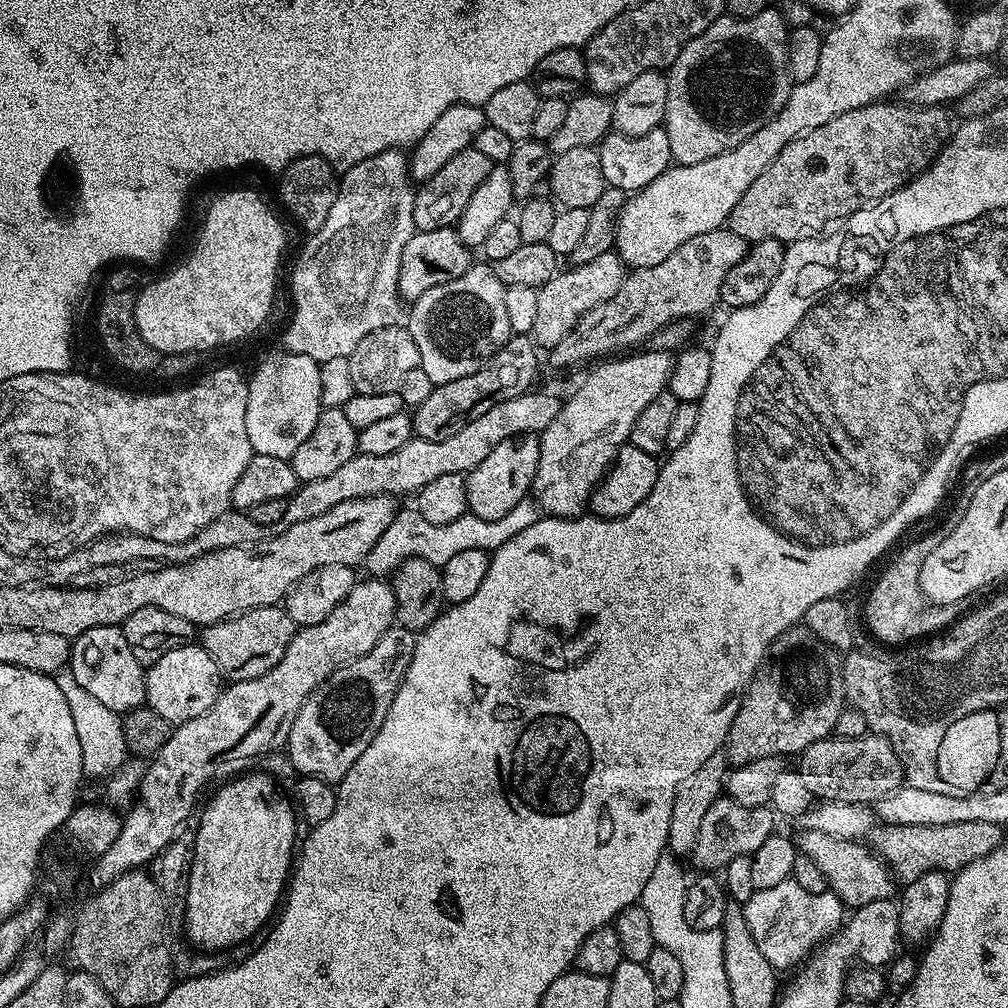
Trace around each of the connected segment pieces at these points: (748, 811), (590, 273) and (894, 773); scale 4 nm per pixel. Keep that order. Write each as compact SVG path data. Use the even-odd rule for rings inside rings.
M721 795L702 818L702 830L698 830L698 842L690 854L690 860L700 870L722 870L730 862L734 862L734 858L751 856L754 850L758 850L758 846L762 846L762 842L766 842L766 838L773 836L777 831L775 819L777 817L771 807L742 806L732 800L731 796Z
M615 251L601 254L590 262L572 264L565 272L564 269L557 271L556 275L550 278L550 282L536 289L538 307L530 333L531 339L541 349L552 349L558 342L562 342L562 338L566 338L566 334L570 334L570 330L574 330L576 323L587 312L594 310L594 306L602 306L602 302L614 298L614 294L622 290L625 275L626 265Z
M869 734L862 738L819 740L799 753L799 760L798 771L808 783L813 797L824 802L837 800L847 804L872 806L877 800L886 798L886 794L906 784L902 762L885 736Z

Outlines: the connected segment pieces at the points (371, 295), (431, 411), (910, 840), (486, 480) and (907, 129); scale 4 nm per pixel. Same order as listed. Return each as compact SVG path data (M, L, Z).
M391 148L382 154L374 154L362 162L358 162L354 167L349 168L338 180L338 191L334 198L334 206L330 206L330 214L326 214L326 222L317 232L311 233L307 237L304 249L300 252L300 257L296 260L296 265L292 268L292 304L290 300L290 319L287 321L284 332L283 347L294 354L306 354L306 358L314 358L318 362L329 360L330 358L342 358L351 356L354 346L379 328L389 327L396 316L396 307L402 304L400 292L398 290L398 266L402 262L402 250L406 242L410 242L412 233L417 231L416 223L412 215L414 214L414 181L408 171L408 156L399 148Z
M516 334L492 355L488 363L474 370L474 374L435 385L430 396L411 413L415 439L442 442L442 438L458 434L458 430L462 430L469 420L486 414L490 406L498 406L498 402L518 398L523 392L529 391L536 380L536 352L537 345L527 335Z
M954 822L951 826L890 824L880 829L873 831L870 837L871 847L888 865L893 877L904 886L931 871L955 874L970 862L990 854L1006 840L1005 829L994 822Z
M523 432L512 440L503 440L474 466L466 476L466 502L468 512L478 518L502 518L532 492L532 483L540 461L540 437L535 432Z
M873 102L862 106L858 110L846 110L846 114L830 118L830 122L826 122L826 126L818 126L814 130L804 132L798 138L791 140L782 150L782 154L778 154L778 158L774 158L774 162L770 162L770 166L766 166L766 170L762 170L762 174L758 174L758 178L754 178L753 184L750 185L750 190L746 190L746 194L742 194L742 198L738 198L738 206L734 206L734 210L728 215L726 225L728 229L749 242L755 242L757 240L791 242L812 238L825 231L824 224L830 223L831 220L836 220L835 222L843 221L858 210L862 210L868 207L868 205L876 203L877 200L886 198L894 190L903 188L912 177L920 175L927 168L931 168L936 157L943 150L944 145L952 139L954 123L952 124L951 118L948 117L949 109L944 106L921 108L915 104L905 104L903 102L897 102L897 104L888 103L892 102Z

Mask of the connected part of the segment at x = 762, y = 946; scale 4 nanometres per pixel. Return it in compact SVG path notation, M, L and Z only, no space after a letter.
M793 879L778 882L778 886L770 886L770 890L757 888L756 893L742 907L746 922L750 926L750 934L754 934L754 942L758 942L758 950L762 950L762 954L766 954L766 962L770 962L772 967L777 970L792 967L795 969L803 964L833 932L843 925L846 919L844 903L832 891L810 894L810 890L804 890Z

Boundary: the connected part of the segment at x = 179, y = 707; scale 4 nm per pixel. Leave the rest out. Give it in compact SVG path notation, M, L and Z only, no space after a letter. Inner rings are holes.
M196 642L178 646L178 650L170 650L170 654L162 654L158 662L147 665L144 681L147 707L172 726L206 715L222 691L222 677L216 660Z

